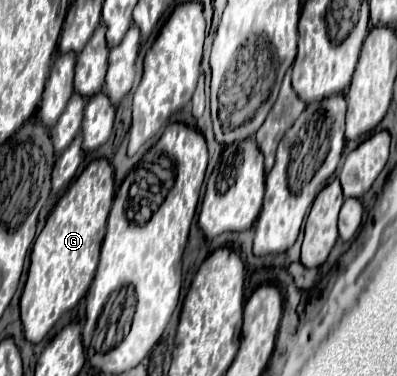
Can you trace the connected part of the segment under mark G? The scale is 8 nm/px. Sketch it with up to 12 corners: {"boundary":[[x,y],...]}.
{"boundary":[[94,159],[34,241],[20,299],[40,343],[88,291],[114,197]]}

